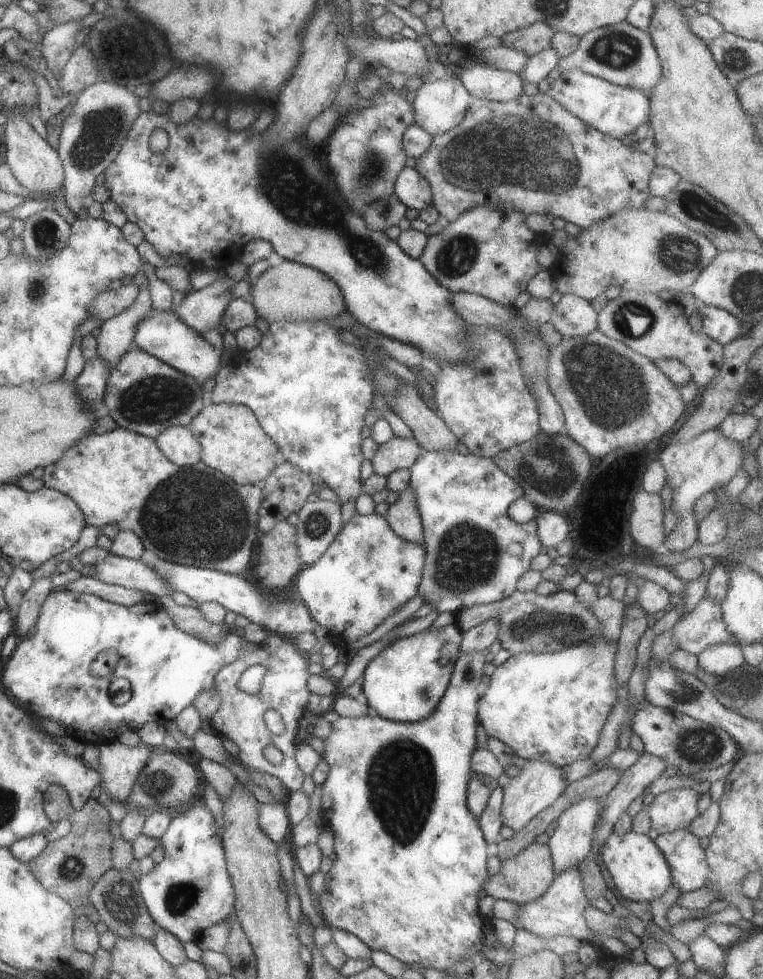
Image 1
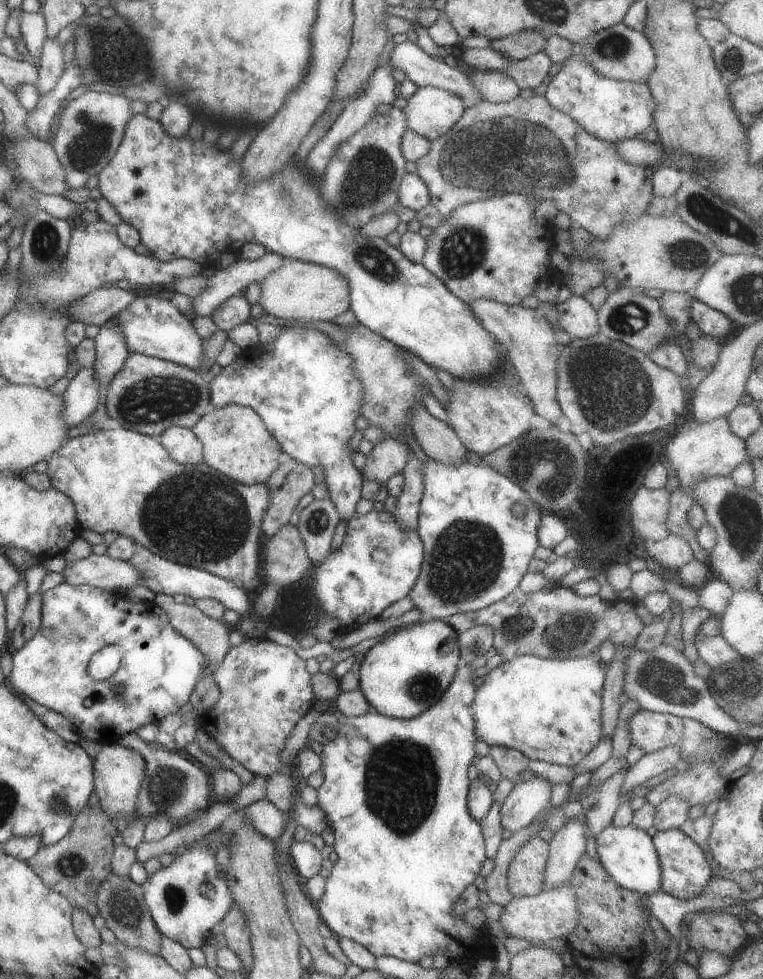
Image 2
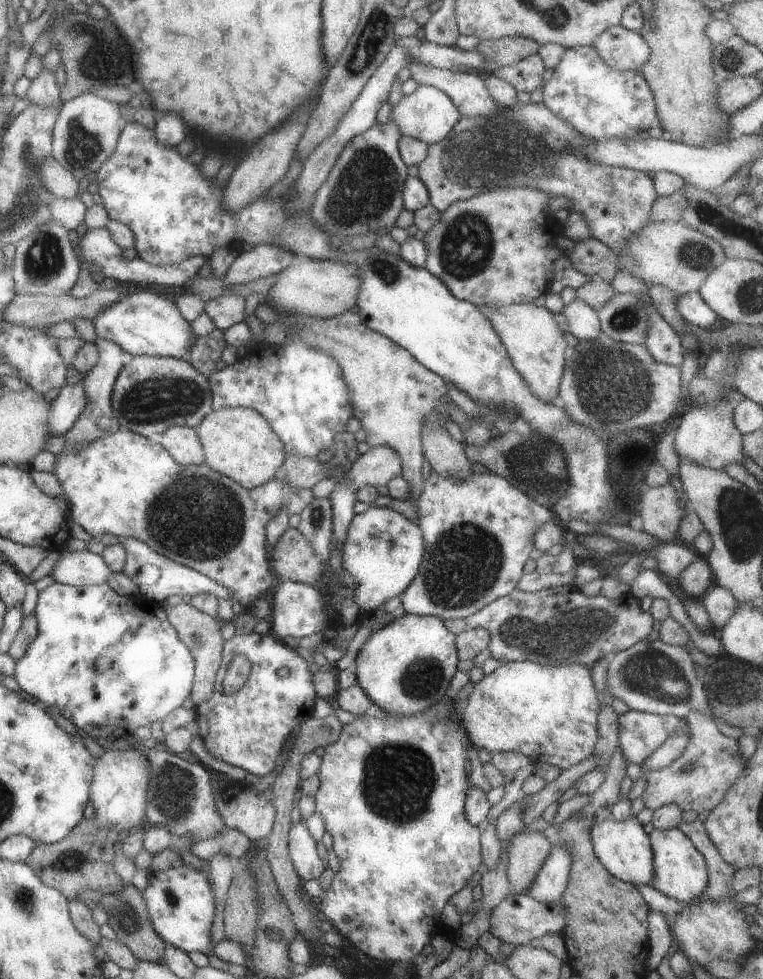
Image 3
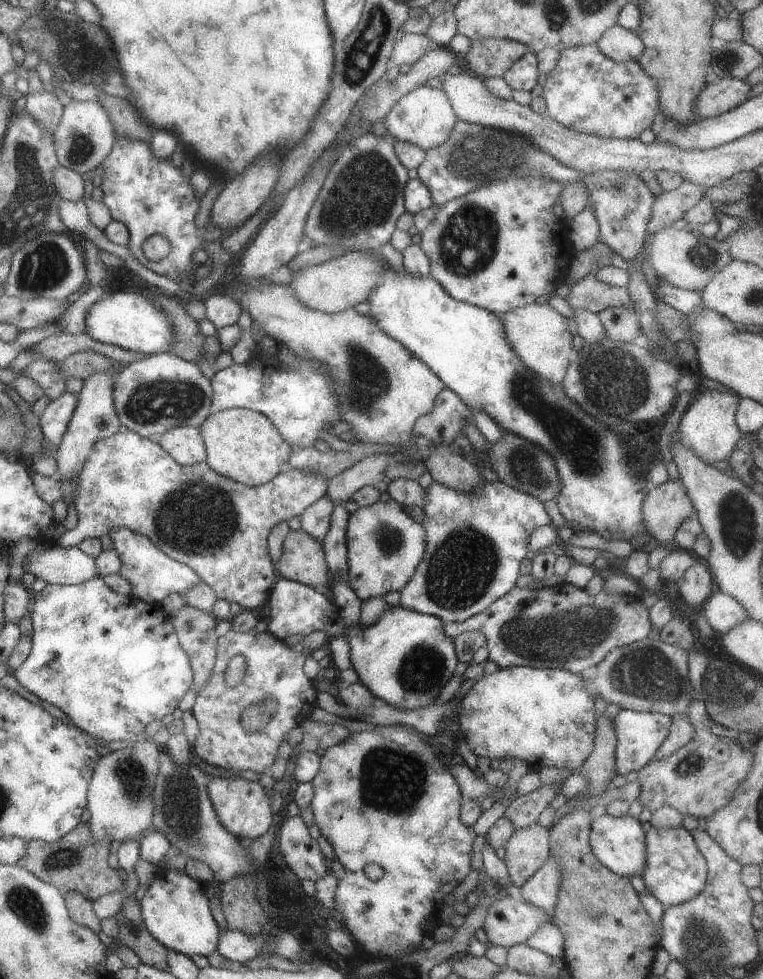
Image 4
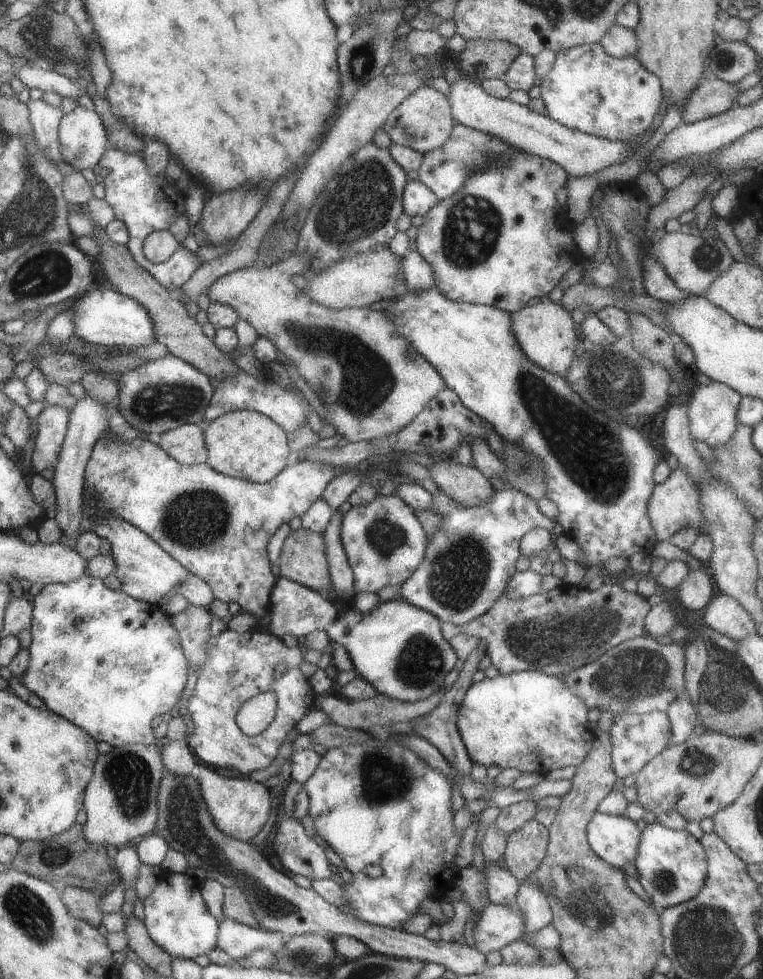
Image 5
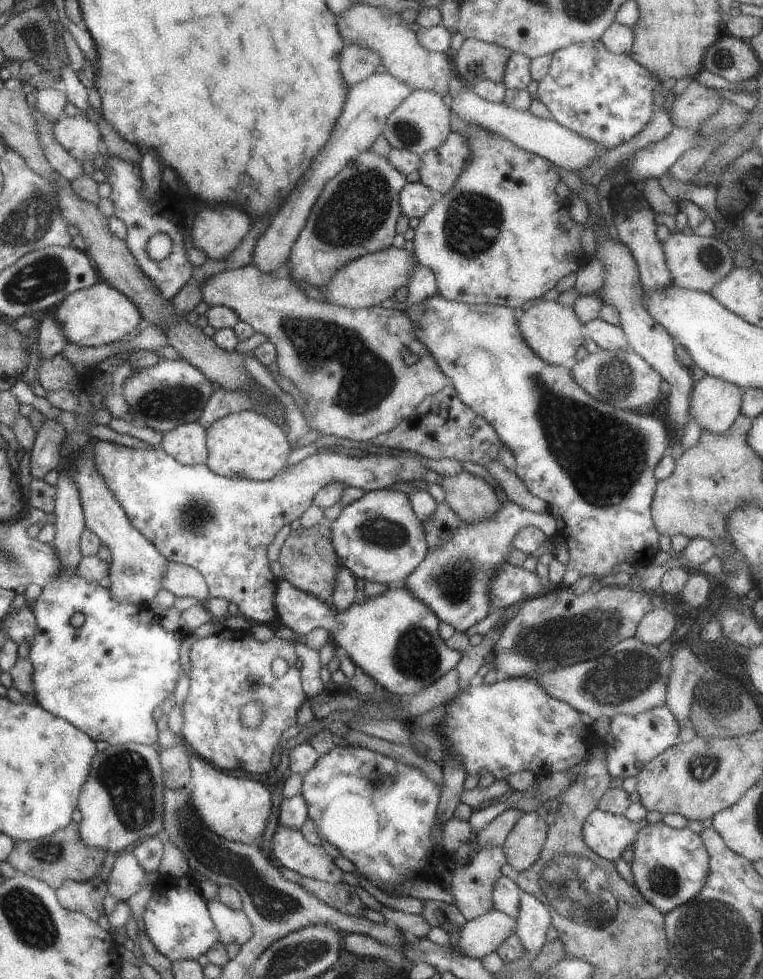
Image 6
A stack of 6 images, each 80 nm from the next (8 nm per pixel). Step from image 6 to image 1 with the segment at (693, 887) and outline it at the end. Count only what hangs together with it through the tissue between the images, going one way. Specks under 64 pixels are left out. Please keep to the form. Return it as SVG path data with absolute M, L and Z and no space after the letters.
M679 829L658 834L653 840L653 844L665 857L671 885L680 894L701 888L709 882L710 868L705 862L699 839L685 829Z

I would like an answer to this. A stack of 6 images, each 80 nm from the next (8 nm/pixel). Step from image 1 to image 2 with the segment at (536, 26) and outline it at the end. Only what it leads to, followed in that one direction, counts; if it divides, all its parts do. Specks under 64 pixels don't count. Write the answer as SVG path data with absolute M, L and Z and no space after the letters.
M519 31L500 39L491 39L487 47L515 62L541 51L545 41L537 31Z

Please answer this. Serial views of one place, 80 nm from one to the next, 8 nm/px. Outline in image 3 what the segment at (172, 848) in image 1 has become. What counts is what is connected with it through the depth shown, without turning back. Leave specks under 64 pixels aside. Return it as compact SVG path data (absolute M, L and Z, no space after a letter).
M184 863L162 872L151 872L142 892L144 909L154 933L167 945L186 952L211 953L211 920L215 904L209 888L209 872L197 872Z

